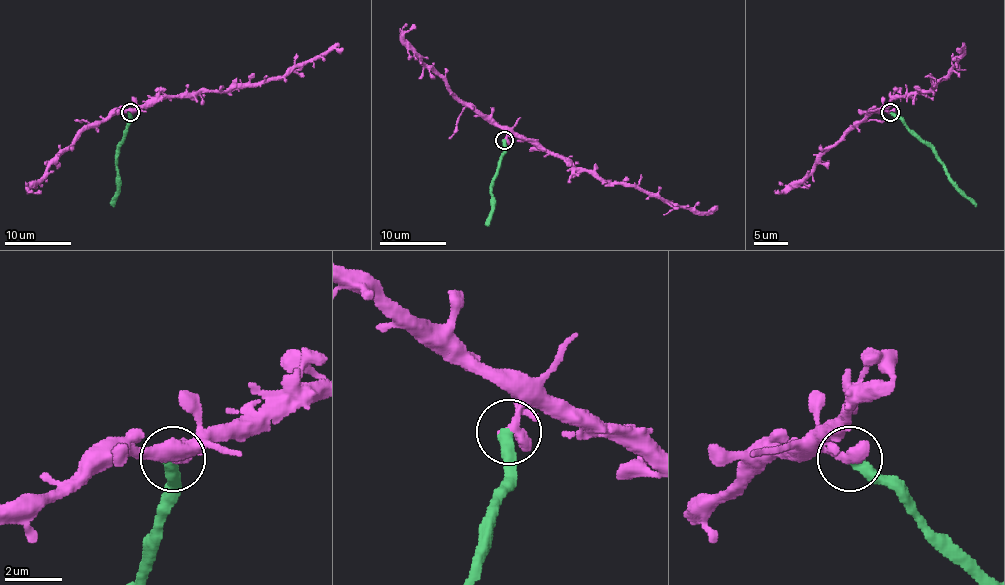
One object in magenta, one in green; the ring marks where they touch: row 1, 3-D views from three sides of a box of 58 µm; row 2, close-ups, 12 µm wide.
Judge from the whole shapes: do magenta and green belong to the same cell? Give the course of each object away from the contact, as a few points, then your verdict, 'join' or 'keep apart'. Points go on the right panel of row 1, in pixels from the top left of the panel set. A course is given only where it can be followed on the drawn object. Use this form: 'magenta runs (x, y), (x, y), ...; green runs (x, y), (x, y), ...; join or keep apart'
magenta runs (891, 113), (886, 108), (896, 98), (927, 91), (944, 76), (962, 55), (956, 48); green runs (891, 113), (931, 148), (947, 178), (976, 206); keep apart

